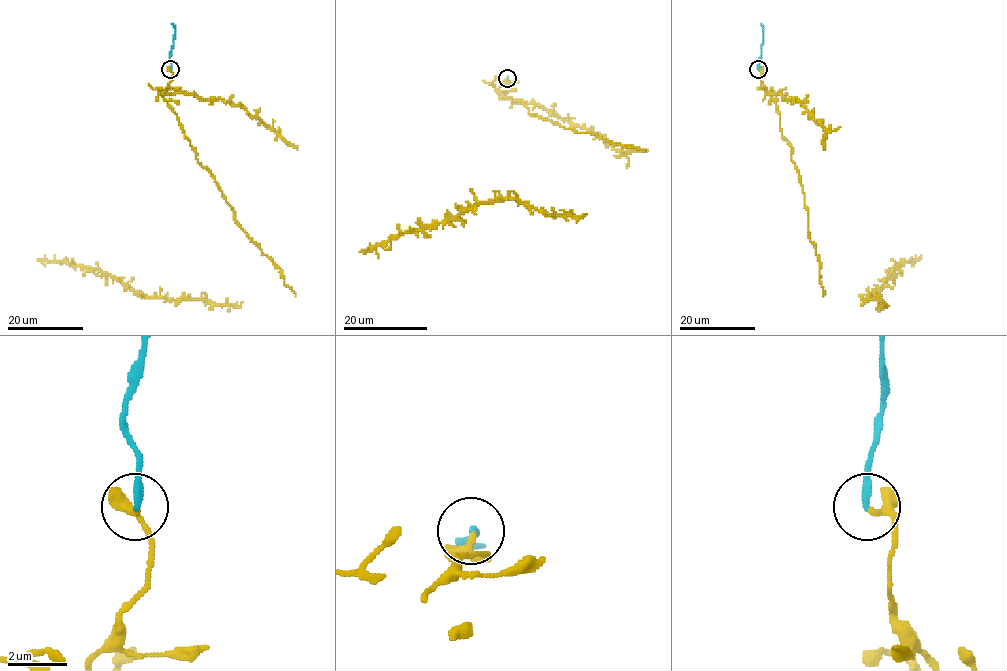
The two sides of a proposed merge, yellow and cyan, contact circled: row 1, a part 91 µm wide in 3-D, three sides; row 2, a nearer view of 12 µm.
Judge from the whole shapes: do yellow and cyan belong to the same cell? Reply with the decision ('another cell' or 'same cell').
same cell

